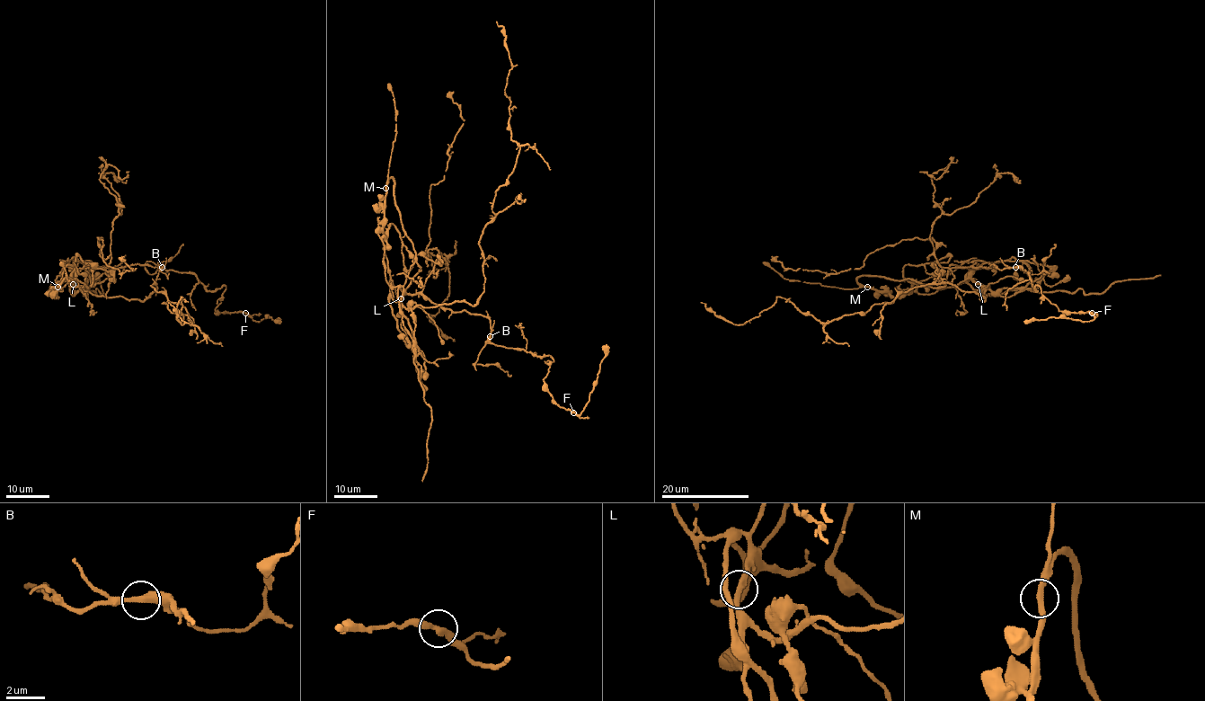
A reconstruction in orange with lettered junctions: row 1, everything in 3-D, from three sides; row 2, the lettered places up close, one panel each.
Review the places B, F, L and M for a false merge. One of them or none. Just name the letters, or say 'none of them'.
none of them

